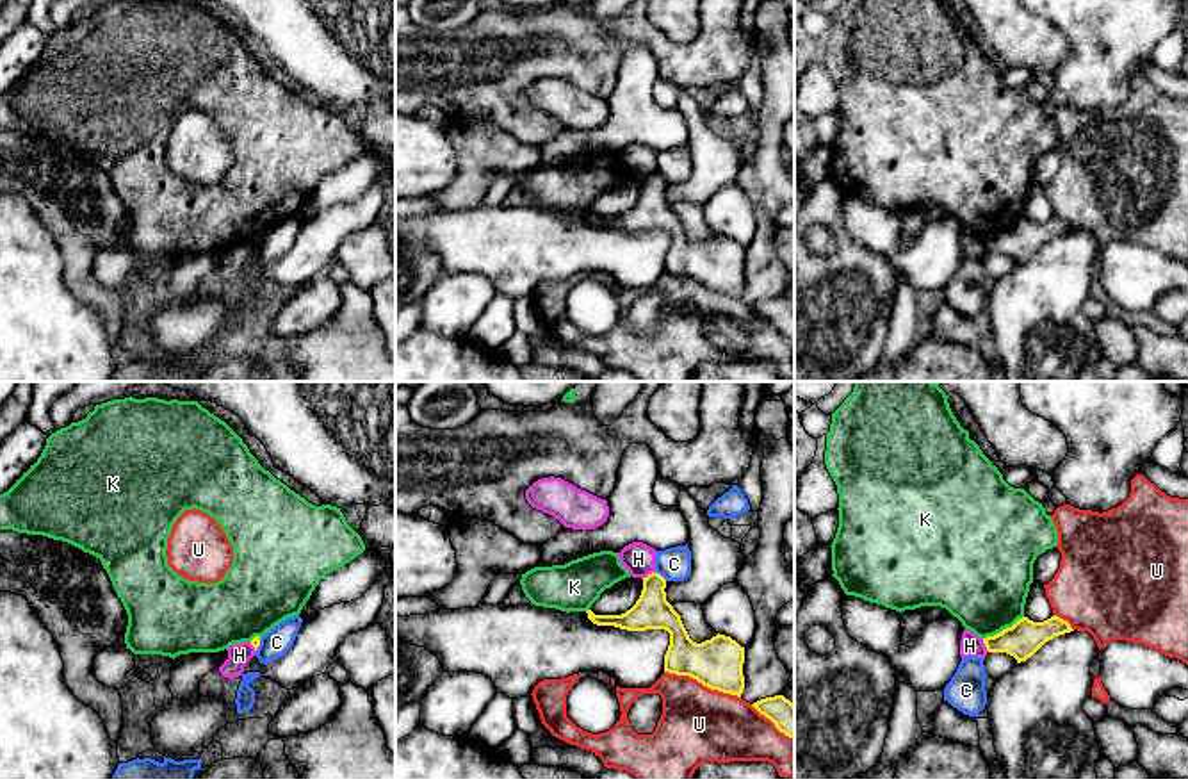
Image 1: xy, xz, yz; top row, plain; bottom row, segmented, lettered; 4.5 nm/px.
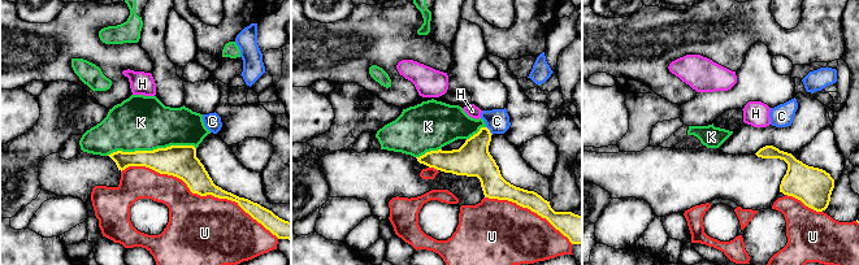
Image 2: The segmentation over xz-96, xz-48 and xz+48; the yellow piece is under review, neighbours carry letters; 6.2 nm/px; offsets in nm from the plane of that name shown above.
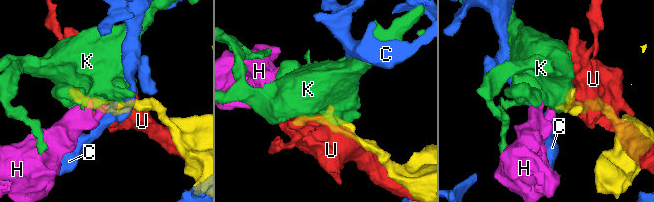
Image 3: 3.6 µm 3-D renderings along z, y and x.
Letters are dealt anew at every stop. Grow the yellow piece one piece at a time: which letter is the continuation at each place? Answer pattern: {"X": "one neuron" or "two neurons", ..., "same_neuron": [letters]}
{"C": "two neurons", "H": "two neurons", "K": "two neurons", "U": "two neurons", "same_neuron": []}

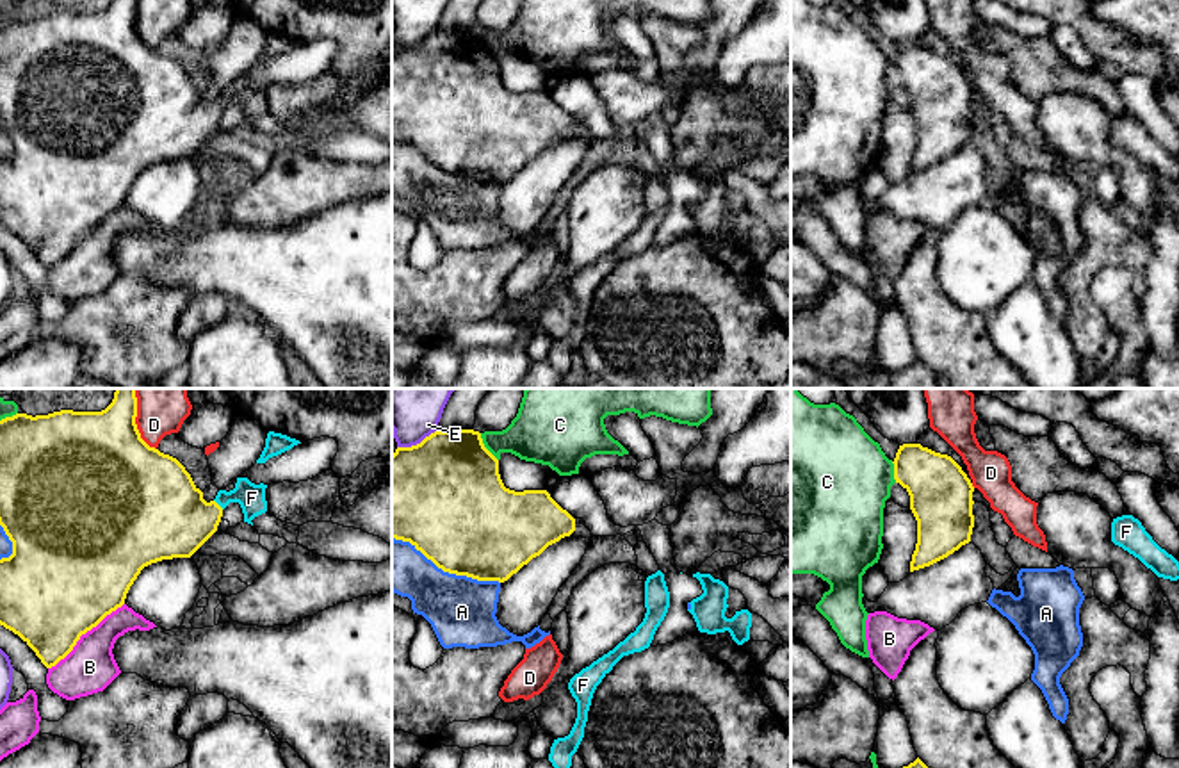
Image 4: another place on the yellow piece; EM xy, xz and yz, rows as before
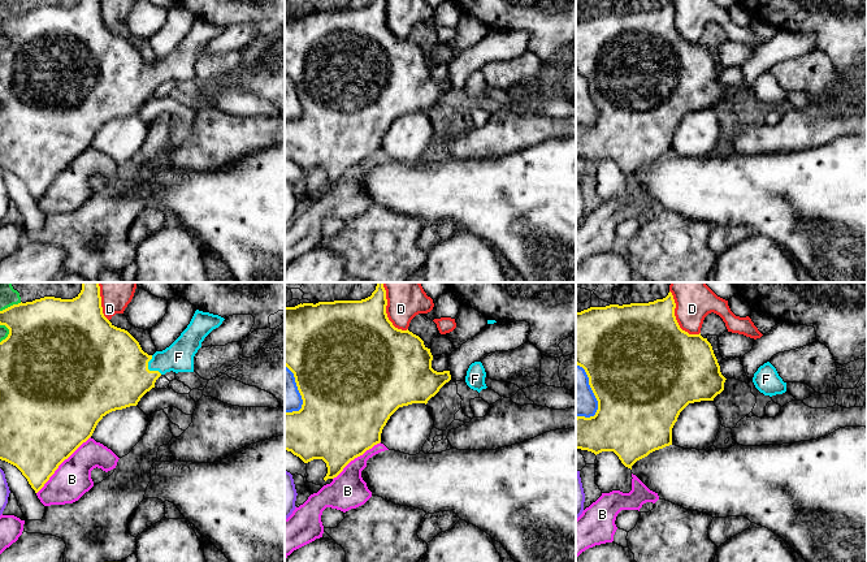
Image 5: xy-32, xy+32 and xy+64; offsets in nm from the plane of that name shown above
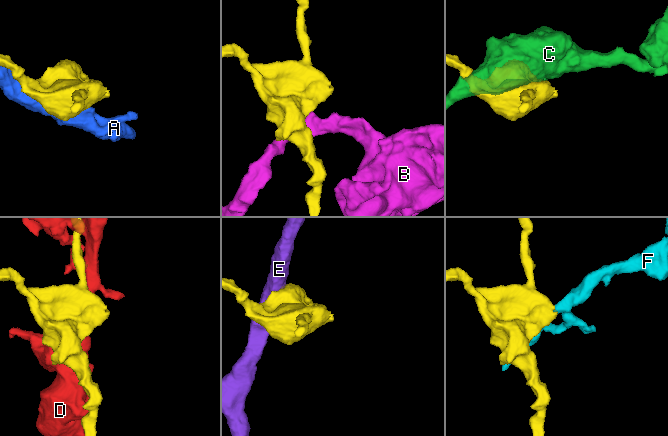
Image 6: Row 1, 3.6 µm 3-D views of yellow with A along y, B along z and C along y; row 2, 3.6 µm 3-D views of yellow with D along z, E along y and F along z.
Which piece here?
{"A": "two neurons", "B": "two neurons", "C": "two neurons", "D": "two neurons", "E": "two neurons", "F": "one neuron", "same_neuron": ["F"]}

